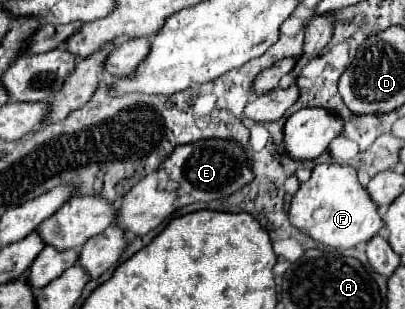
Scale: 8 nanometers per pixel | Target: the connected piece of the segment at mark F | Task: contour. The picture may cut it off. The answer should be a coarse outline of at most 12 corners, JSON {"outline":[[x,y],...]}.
{"outline":[[317,164],[289,220],[333,248],[385,226],[357,168]]}

